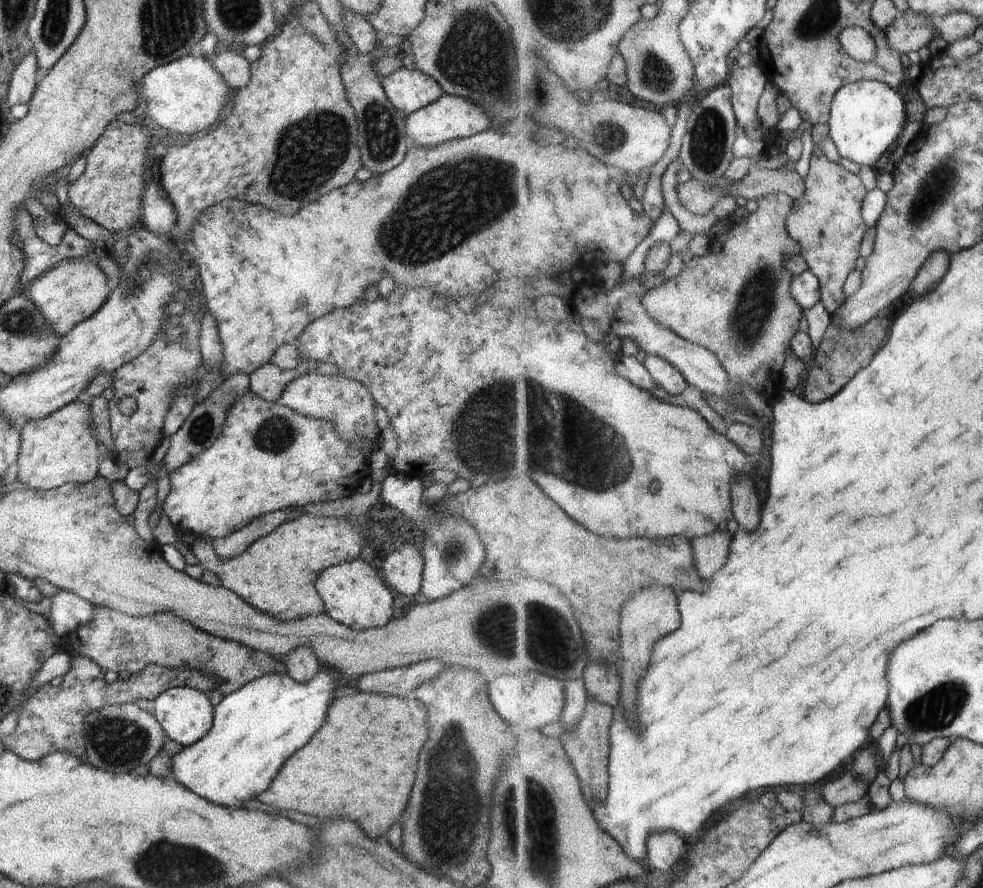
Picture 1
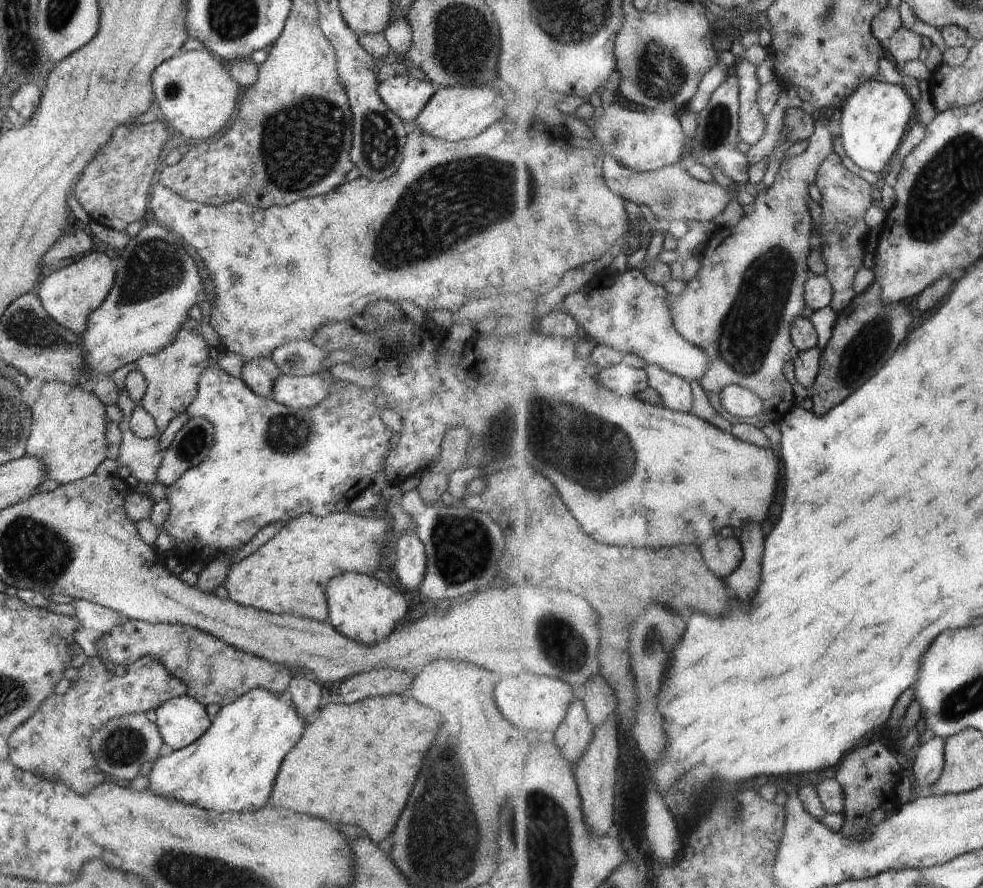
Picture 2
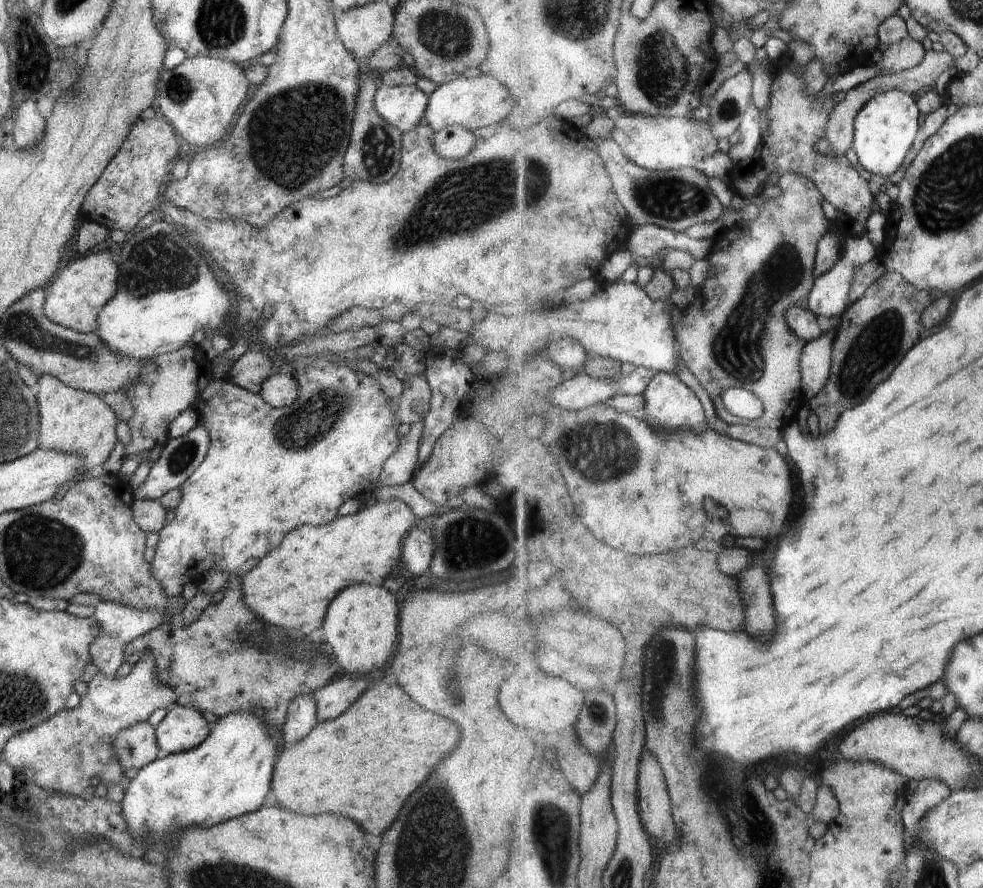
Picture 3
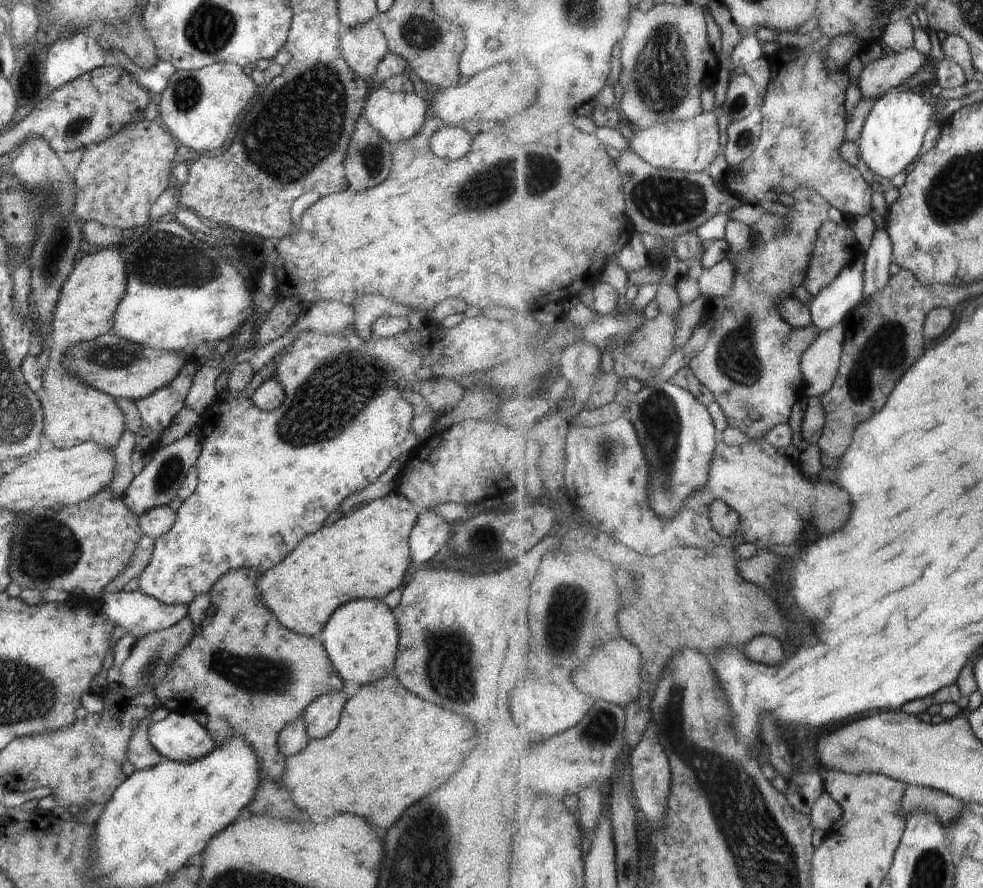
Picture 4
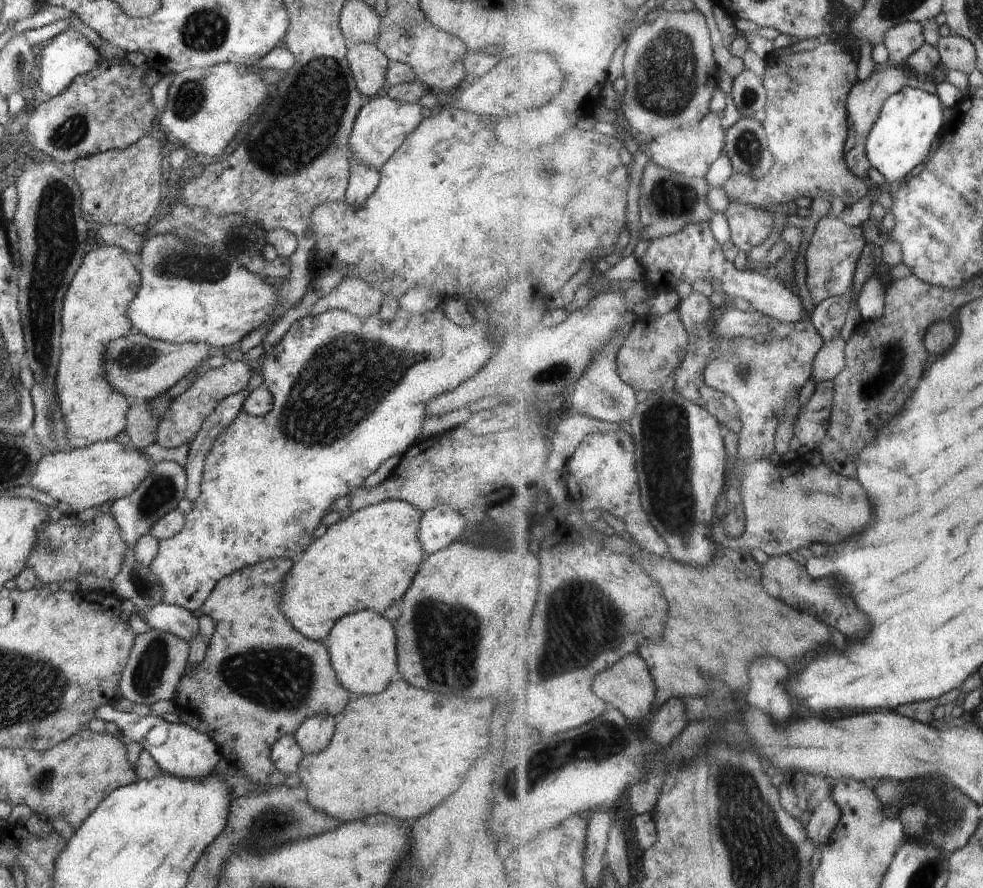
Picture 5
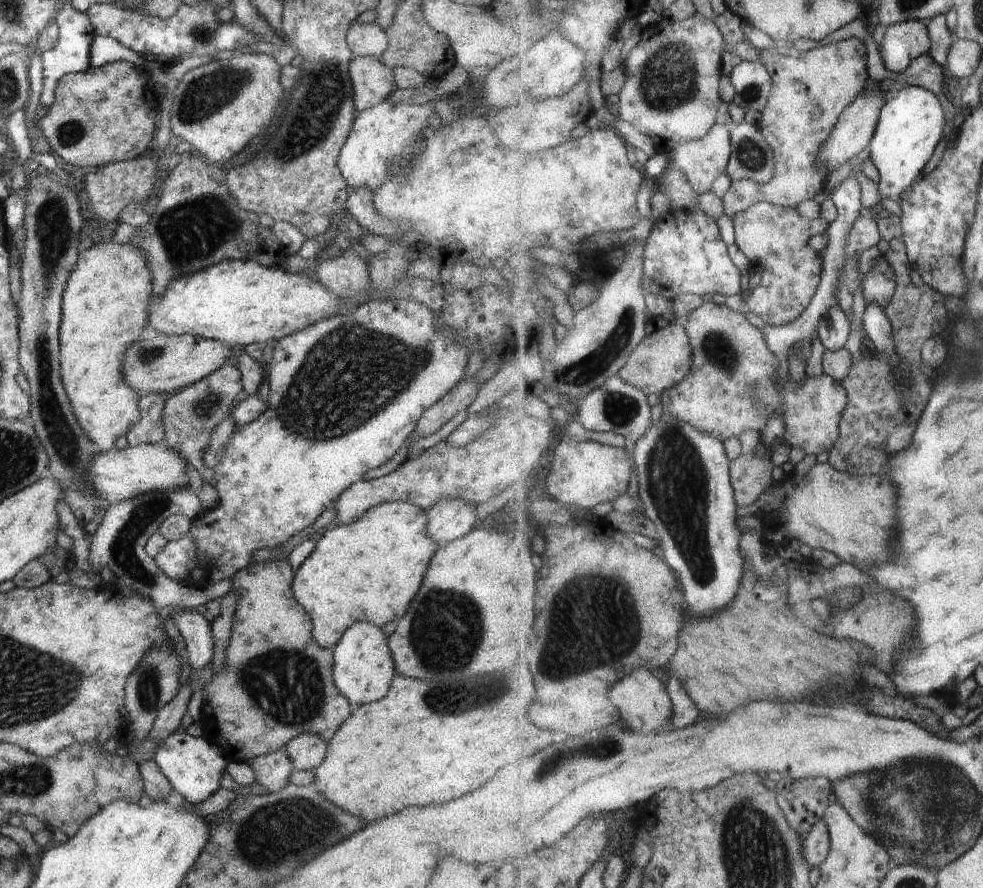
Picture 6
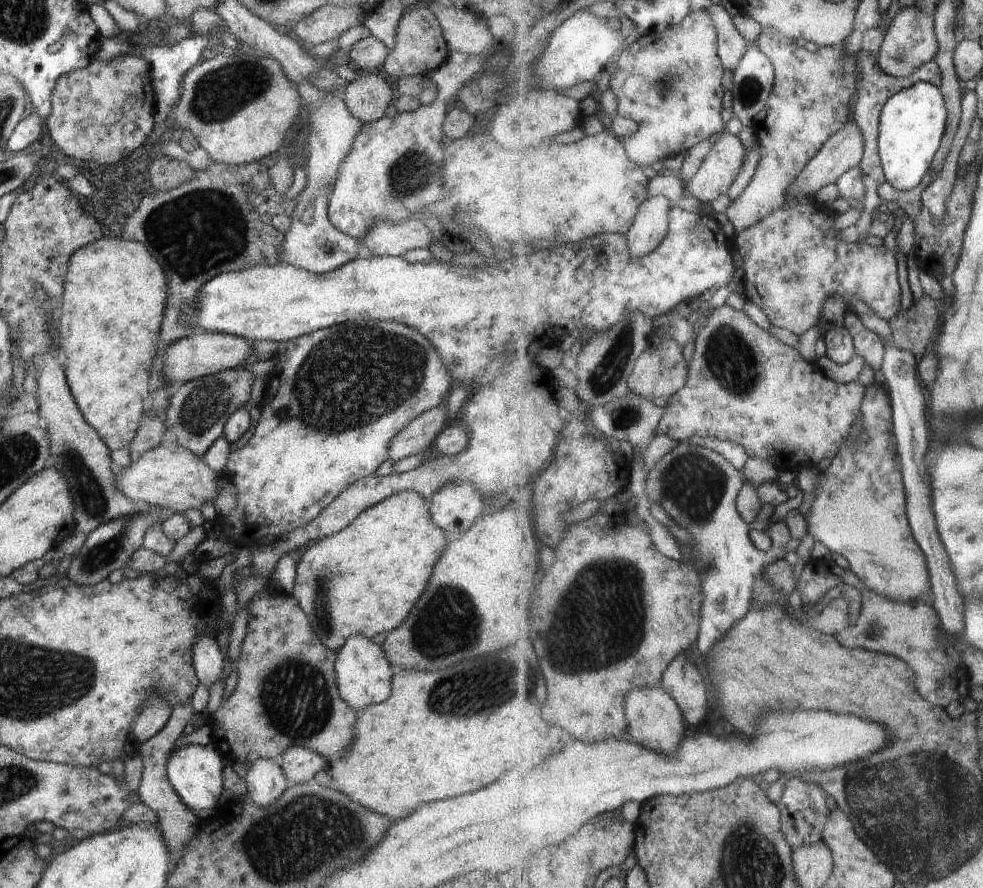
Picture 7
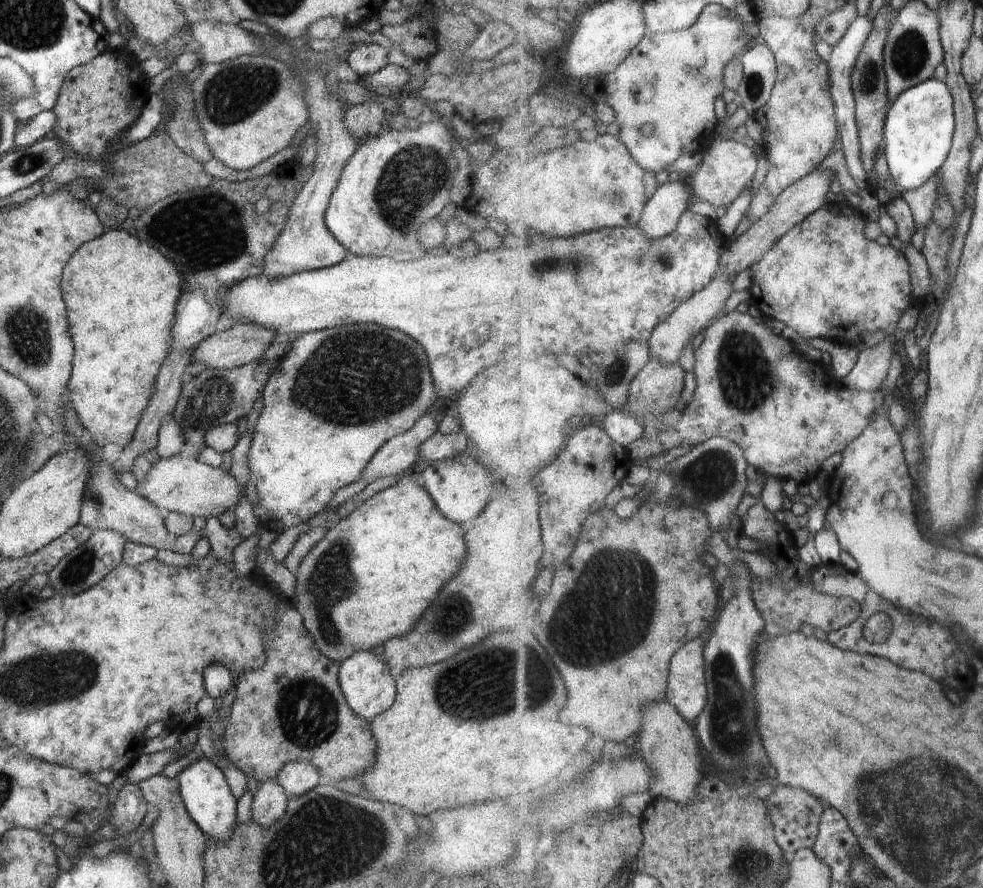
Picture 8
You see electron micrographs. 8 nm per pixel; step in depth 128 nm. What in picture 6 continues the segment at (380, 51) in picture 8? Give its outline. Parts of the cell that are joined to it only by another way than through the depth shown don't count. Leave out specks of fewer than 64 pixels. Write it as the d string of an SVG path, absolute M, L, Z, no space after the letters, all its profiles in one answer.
M356 20L347 31L346 40L354 57L371 56L379 59L389 45L387 33L375 22L360 25Z

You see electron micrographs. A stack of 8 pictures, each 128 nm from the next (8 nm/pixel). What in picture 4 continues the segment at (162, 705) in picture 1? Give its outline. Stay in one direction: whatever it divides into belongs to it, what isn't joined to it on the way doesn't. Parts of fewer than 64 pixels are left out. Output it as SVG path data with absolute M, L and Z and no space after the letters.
M170 711L161 721L150 721L147 726L150 744L168 760L193 763L208 756L215 748L210 733L192 714Z

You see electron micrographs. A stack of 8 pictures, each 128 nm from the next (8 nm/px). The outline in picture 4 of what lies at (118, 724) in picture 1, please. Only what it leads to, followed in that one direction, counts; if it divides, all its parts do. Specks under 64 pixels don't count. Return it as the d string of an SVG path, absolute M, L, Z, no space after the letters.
M144 717L132 732L132 738L128 743L127 760L130 761L138 771L152 768L167 759L165 756L162 756L148 740L149 734L147 726L150 721L151 719L149 717Z

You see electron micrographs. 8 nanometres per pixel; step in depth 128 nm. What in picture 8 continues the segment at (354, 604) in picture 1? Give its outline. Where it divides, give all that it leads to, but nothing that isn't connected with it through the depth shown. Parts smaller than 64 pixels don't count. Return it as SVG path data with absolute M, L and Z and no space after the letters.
M372 651L354 653L339 665L339 685L348 706L361 718L371 718L386 712L396 700L395 675Z

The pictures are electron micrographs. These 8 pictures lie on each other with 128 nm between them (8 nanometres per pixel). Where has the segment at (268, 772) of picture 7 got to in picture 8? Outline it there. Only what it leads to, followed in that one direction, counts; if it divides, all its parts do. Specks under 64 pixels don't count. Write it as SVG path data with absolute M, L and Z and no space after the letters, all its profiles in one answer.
M275 778L260 783L257 792L253 794L252 820L258 826L270 827L283 817L288 801L285 790L275 782Z

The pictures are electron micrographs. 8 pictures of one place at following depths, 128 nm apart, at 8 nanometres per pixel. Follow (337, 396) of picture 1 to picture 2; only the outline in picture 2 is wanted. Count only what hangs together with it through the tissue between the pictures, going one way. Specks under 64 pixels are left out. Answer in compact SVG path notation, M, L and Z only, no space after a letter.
M330 371L311 377L280 375L274 383L271 398L293 409L308 408L325 399L331 383Z

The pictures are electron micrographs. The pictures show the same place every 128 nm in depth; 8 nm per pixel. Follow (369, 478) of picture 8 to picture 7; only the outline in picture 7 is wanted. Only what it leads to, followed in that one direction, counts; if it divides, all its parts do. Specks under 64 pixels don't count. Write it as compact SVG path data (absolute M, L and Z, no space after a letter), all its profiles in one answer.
M446 398L442 405L417 416L404 430L394 436L388 447L387 459L398 462L402 458L429 451L442 430L445 418L449 417L447 401Z

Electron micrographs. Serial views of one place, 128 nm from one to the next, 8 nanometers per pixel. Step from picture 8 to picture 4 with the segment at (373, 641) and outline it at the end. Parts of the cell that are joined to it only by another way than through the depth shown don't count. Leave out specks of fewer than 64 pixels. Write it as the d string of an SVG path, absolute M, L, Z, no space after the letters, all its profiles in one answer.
M390 491L383 497L377 498L370 502L364 502L360 506L357 506L346 516L341 516L337 521L329 522L323 526L318 532L313 535L305 536L298 544L298 548L295 548L284 560L272 567L269 571L260 576L257 580L257 587L259 590L259 595L261 596L261 601L264 606L272 612L272 614L286 627L290 628L292 632L297 632L299 635L304 635L306 637L319 638L324 626L328 622L328 619L332 616L332 613L340 608L342 605L349 603L350 601L355 601L358 599L380 599L383 598L396 590L396 588L403 588L411 576L411 572L415 569L413 564L410 549L409 549L409 534L417 521L419 510L415 508L413 503L407 499L404 495L398 494L398 492Z

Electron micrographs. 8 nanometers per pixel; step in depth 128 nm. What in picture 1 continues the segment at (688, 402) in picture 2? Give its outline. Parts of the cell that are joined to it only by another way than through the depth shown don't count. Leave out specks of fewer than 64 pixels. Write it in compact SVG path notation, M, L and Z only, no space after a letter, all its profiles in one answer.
M649 355L644 363L654 375L657 384L674 396L681 395L690 386L684 373L668 359L658 355Z

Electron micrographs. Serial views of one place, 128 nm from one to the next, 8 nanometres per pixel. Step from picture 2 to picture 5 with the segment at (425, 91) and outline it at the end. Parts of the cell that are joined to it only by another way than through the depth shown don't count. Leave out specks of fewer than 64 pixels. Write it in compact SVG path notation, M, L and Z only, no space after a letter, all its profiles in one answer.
M388 95L373 96L363 102L352 132L349 136L348 158L363 164L366 168L381 170L384 163L398 150L402 141L422 120L422 108L418 104L409 104L391 99Z

